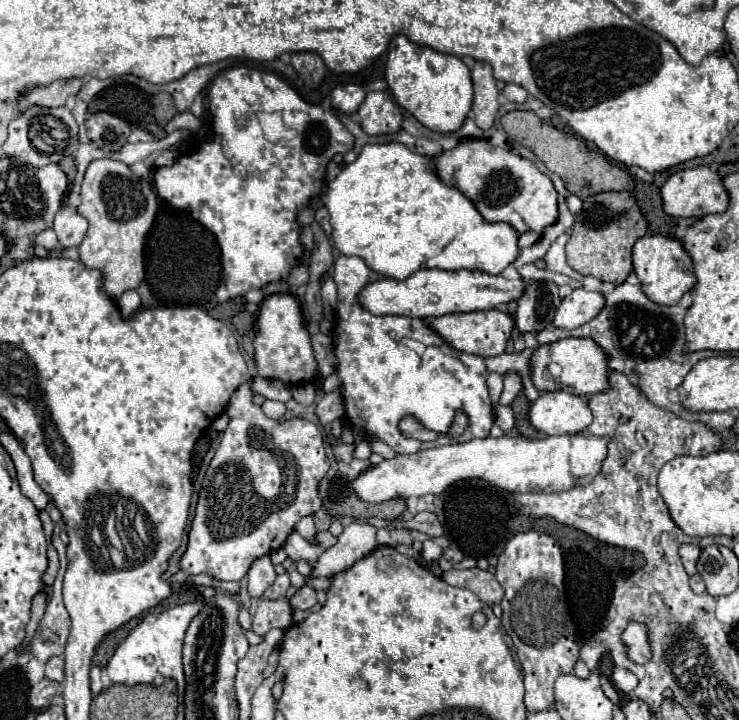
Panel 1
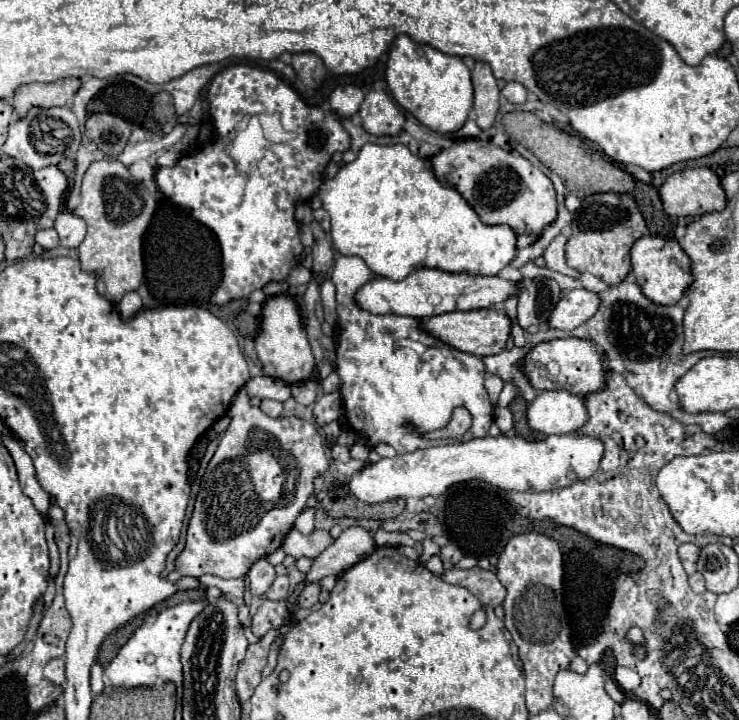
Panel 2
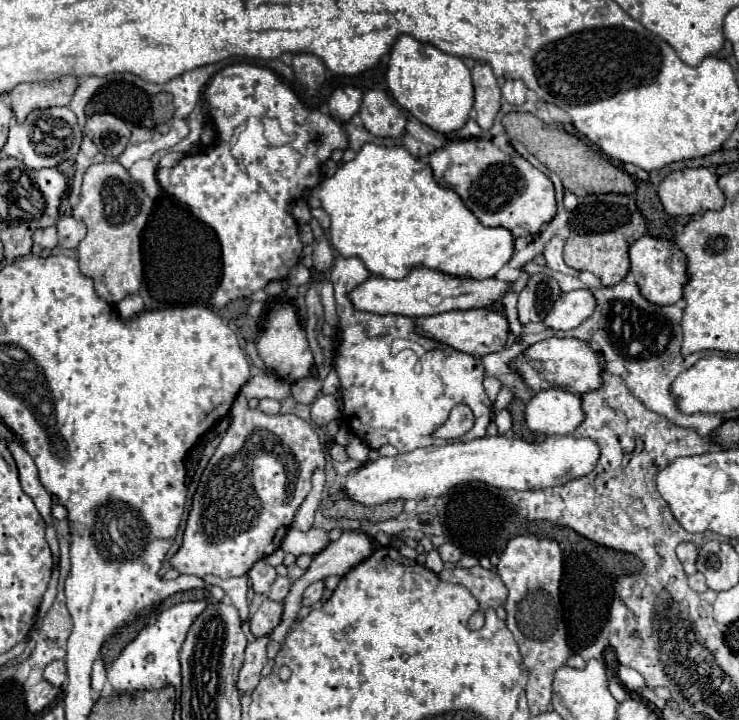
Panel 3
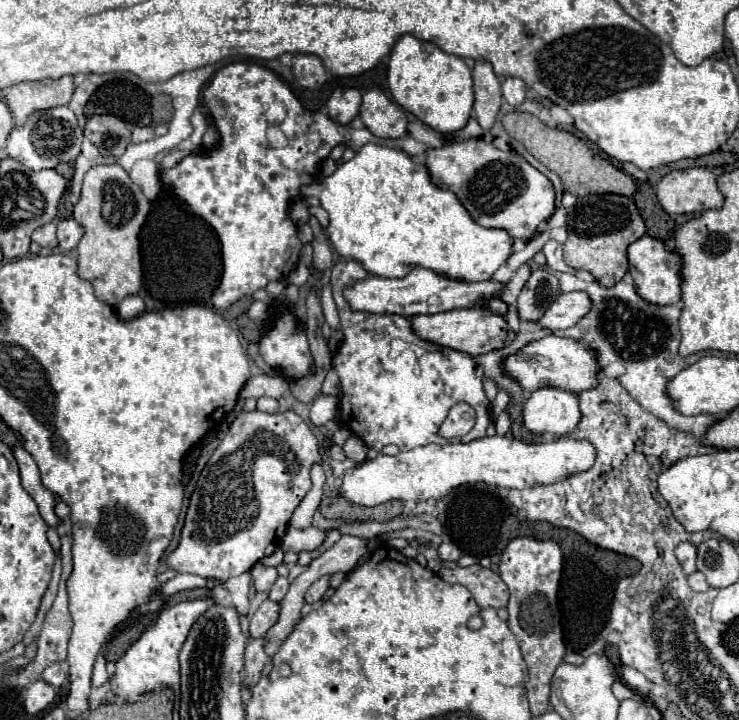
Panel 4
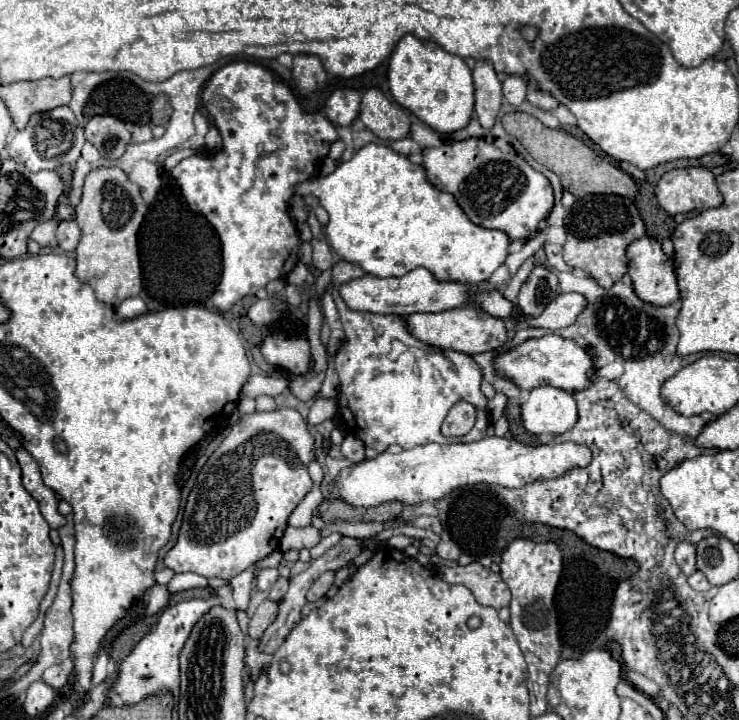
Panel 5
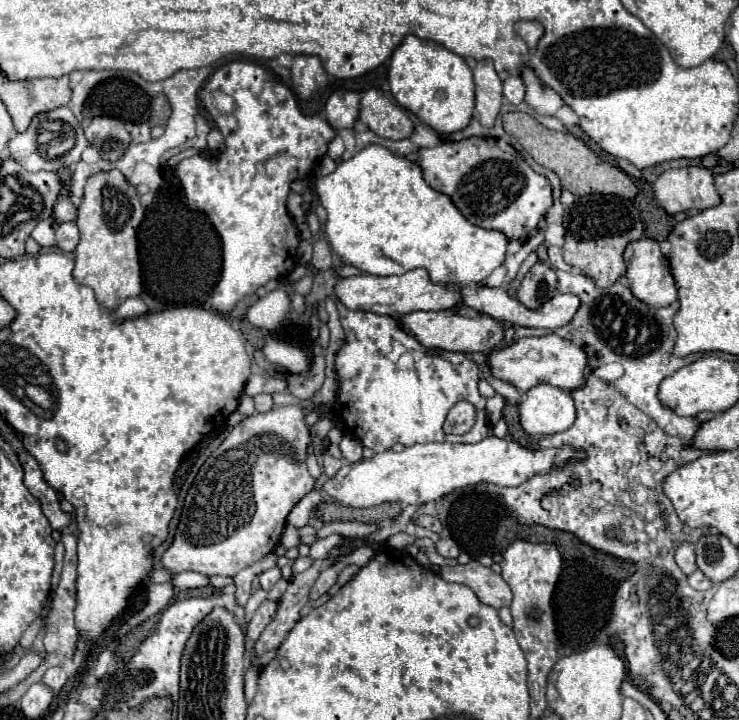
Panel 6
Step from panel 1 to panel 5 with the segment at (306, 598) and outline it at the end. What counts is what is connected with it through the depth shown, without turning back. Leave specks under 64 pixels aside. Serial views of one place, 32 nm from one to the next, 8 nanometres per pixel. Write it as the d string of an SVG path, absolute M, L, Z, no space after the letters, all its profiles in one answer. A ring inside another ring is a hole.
M334 570L324 572L324 574L322 574L314 584L312 584L312 588L310 588L310 592L308 592L308 602L316 602L316 600L320 600L320 598L328 592L328 588L332 586L334 576L336 576Z

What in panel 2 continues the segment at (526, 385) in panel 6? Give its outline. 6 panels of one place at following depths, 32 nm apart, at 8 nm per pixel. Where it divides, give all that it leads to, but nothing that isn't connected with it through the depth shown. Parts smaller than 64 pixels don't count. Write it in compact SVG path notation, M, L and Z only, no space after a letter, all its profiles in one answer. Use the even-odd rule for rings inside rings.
M556 338L536 344L524 358L524 372L536 390L566 390L586 396L604 388L604 354L590 342L580 338Z

